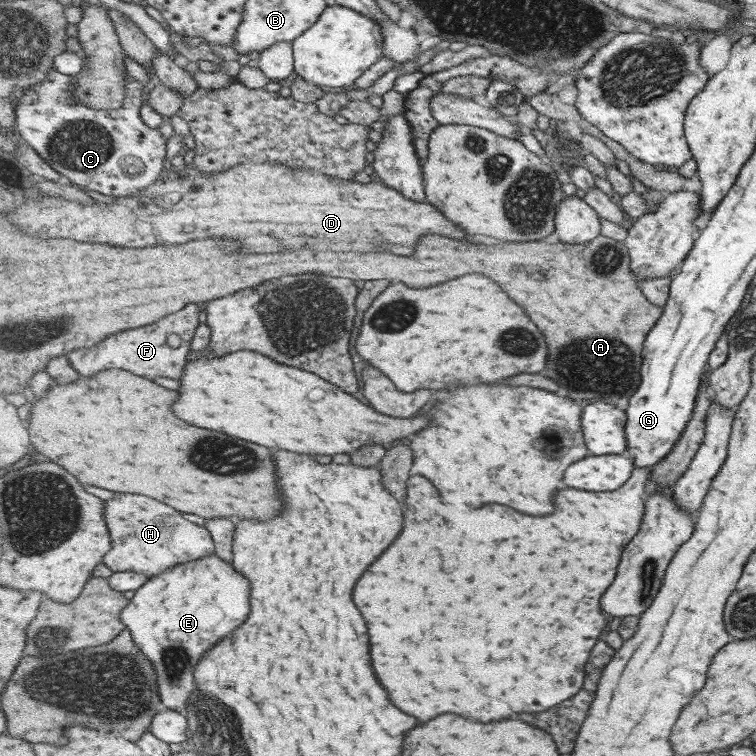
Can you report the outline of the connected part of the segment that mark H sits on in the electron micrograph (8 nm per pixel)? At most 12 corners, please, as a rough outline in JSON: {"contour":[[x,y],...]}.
{"contour":[[139,494],[107,500],[113,572],[151,579],[216,552],[206,526]]}

